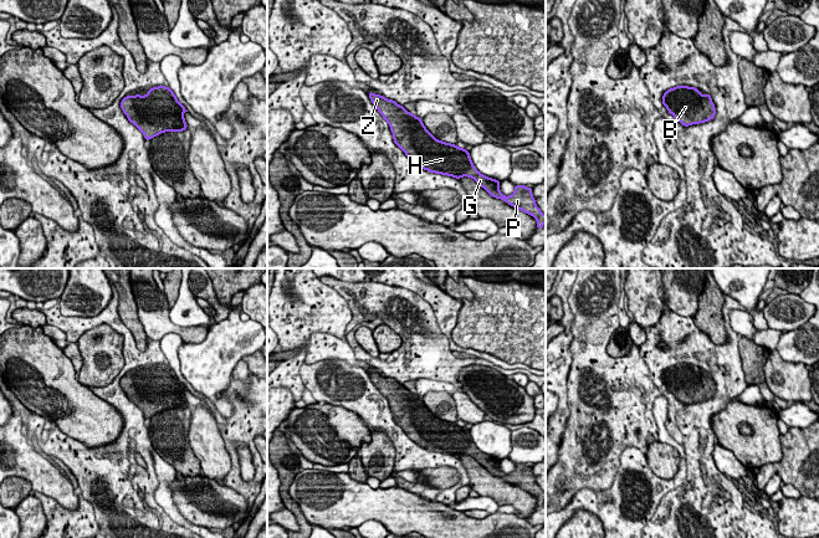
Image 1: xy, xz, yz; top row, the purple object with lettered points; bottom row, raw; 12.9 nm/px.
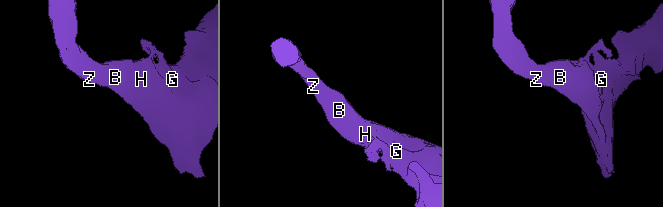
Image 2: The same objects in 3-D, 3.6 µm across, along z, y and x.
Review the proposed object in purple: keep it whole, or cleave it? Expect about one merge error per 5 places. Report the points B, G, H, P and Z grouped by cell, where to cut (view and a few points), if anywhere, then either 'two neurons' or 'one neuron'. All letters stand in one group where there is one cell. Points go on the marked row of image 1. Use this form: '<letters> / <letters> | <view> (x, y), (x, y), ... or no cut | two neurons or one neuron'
B G H P Z | no cut | one neuron

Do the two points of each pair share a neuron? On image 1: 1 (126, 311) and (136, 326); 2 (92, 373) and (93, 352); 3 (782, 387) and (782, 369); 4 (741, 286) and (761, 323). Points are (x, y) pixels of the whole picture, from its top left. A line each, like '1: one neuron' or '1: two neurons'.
1: one neuron
2: one neuron
3: one neuron
4: one neuron

